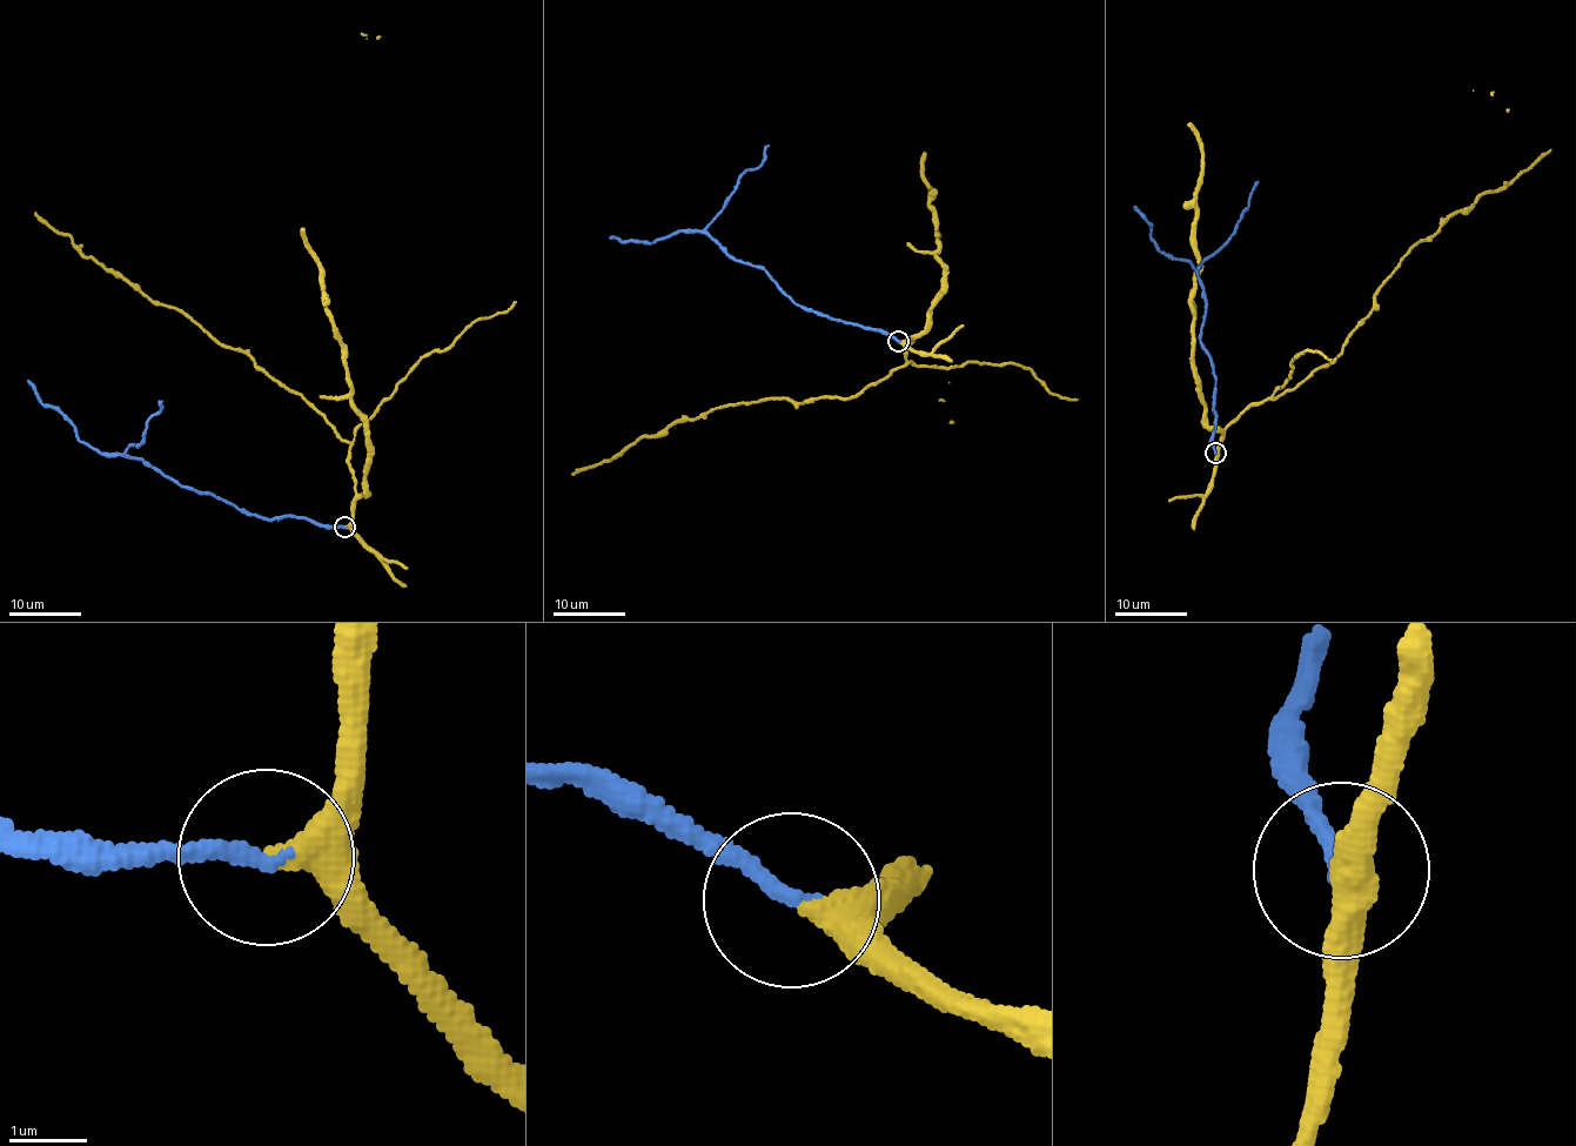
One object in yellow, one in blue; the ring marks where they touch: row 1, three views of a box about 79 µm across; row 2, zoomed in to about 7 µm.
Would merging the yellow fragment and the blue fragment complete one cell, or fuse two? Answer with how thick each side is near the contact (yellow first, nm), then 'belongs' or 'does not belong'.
280/220 nm | belongs

